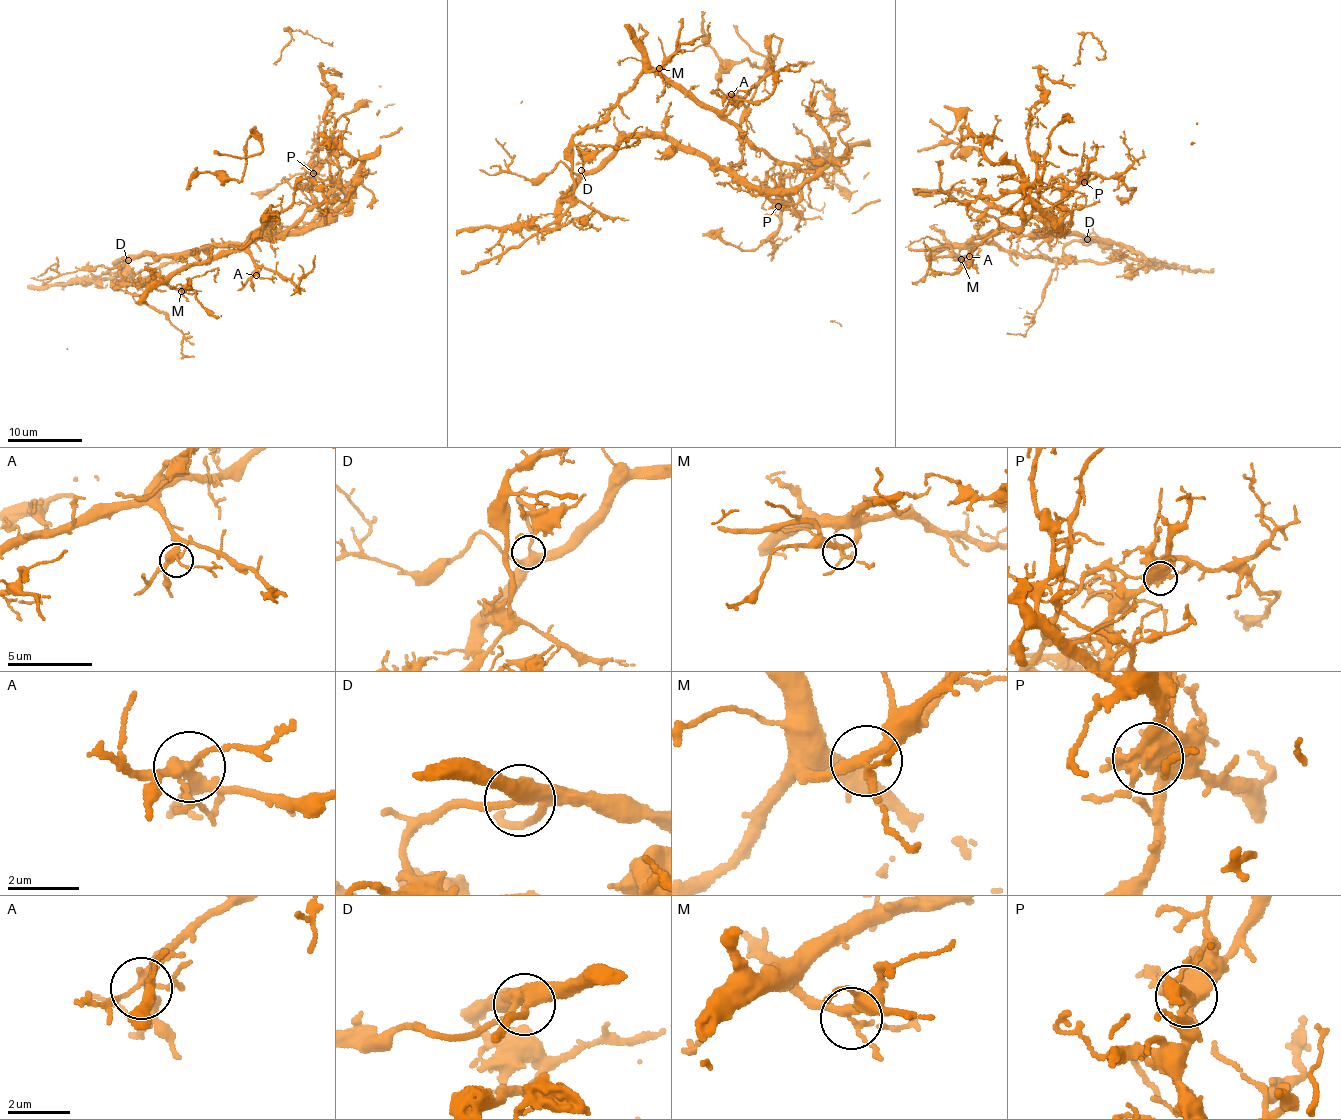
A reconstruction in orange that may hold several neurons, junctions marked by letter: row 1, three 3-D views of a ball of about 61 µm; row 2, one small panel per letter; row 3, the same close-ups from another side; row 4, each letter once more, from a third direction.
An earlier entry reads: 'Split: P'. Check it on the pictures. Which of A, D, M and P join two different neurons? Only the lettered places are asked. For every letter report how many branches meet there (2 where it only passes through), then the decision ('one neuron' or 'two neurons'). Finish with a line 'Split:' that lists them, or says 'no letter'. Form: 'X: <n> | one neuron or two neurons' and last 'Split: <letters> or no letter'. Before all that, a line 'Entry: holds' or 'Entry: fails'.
Entry: holds
A: 4 | one neuron
D: 4 | one neuron
M: 4 | one neuron
P: 5 | two neurons
Split: P

